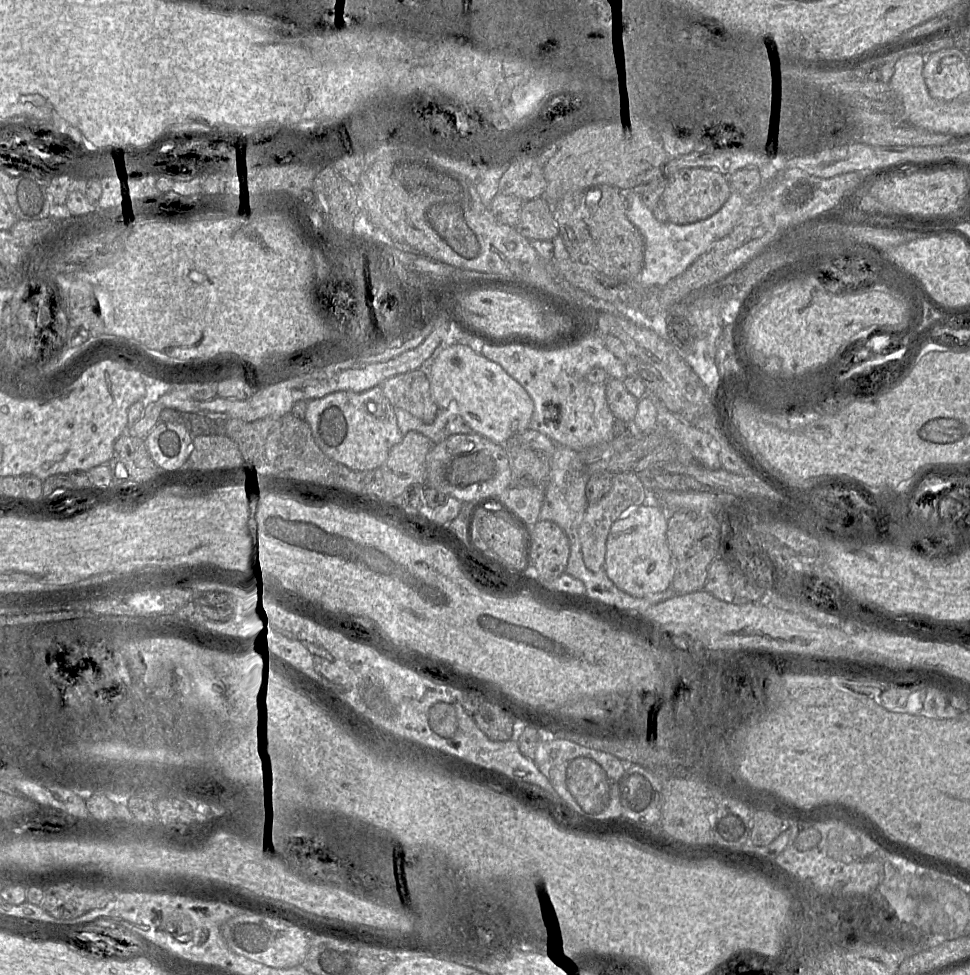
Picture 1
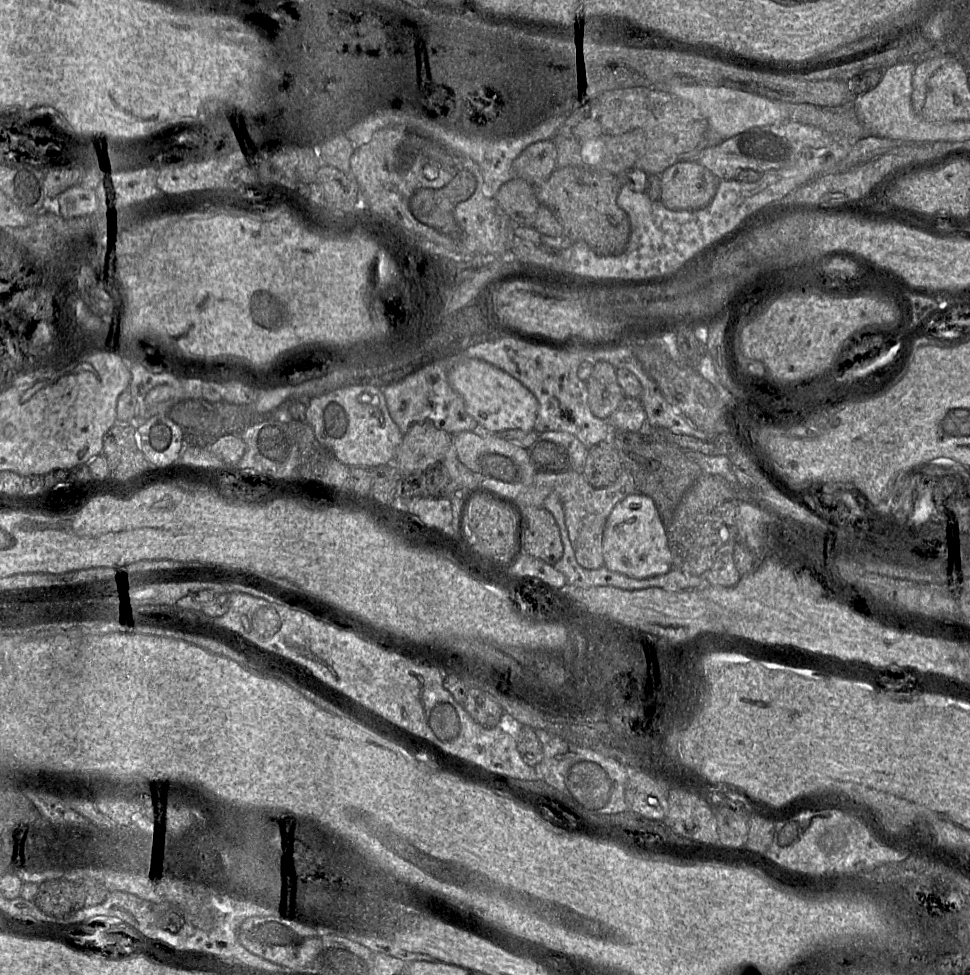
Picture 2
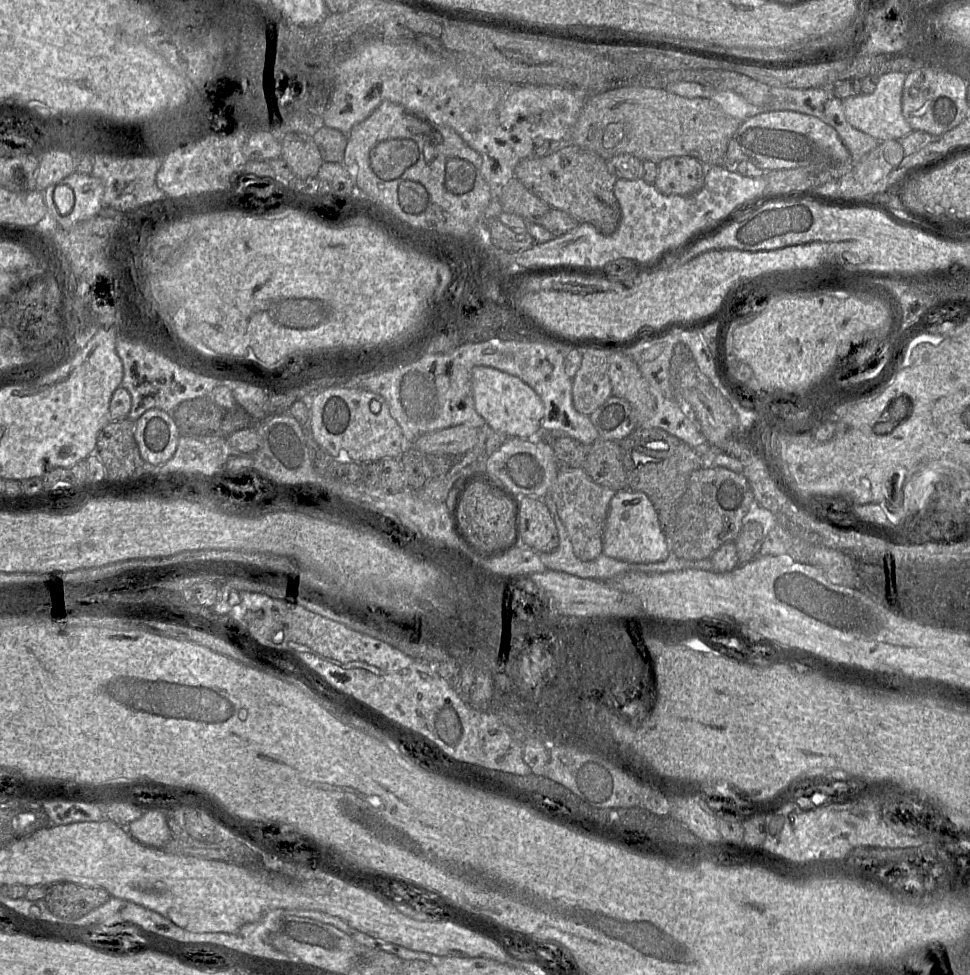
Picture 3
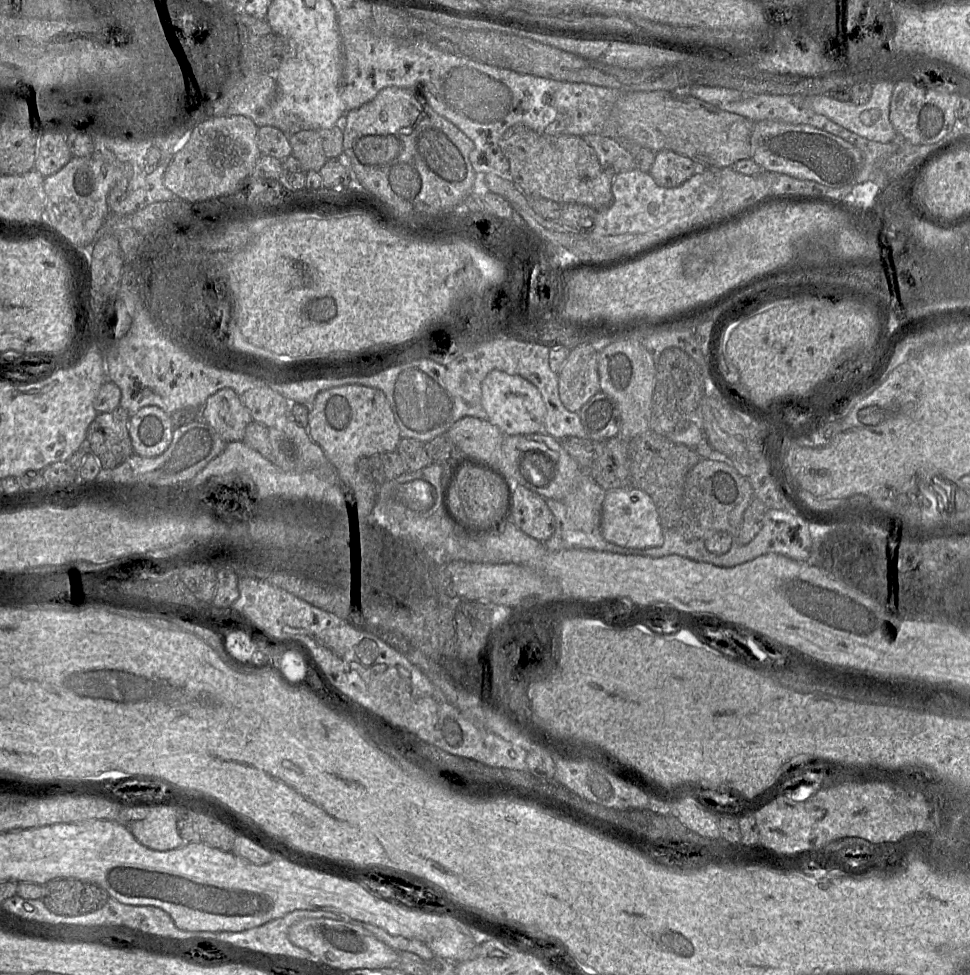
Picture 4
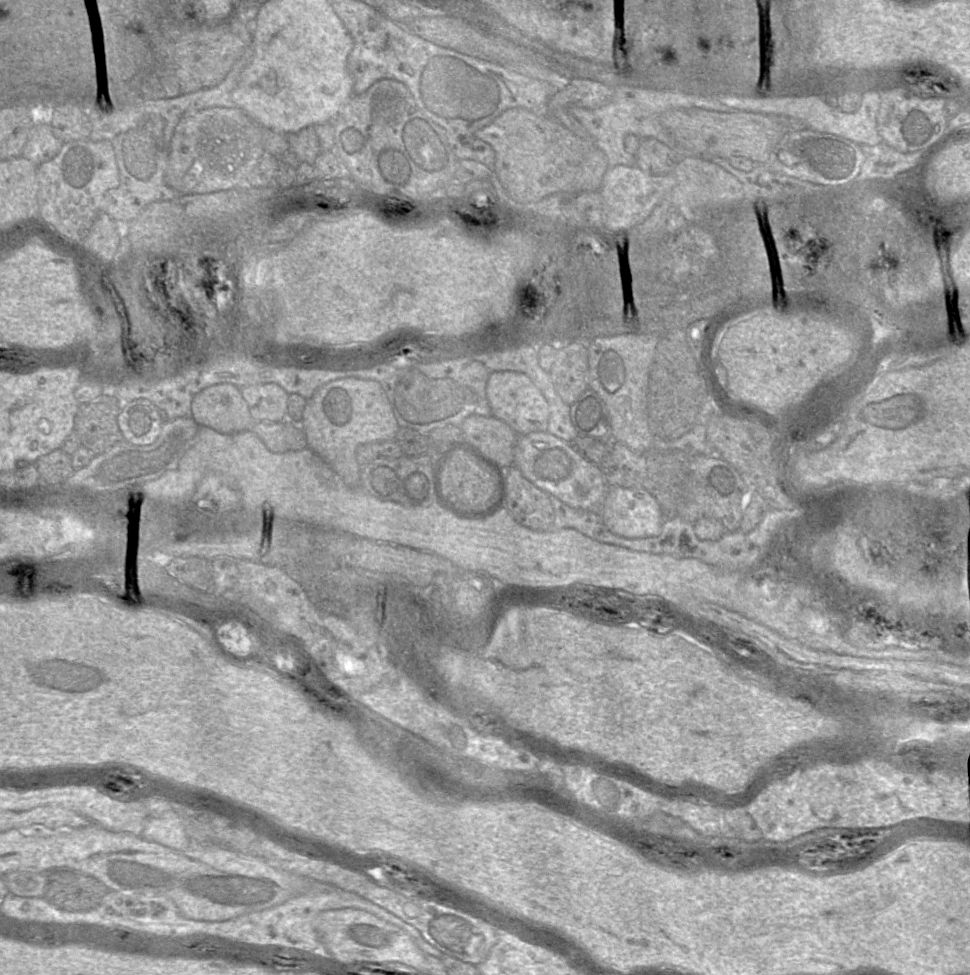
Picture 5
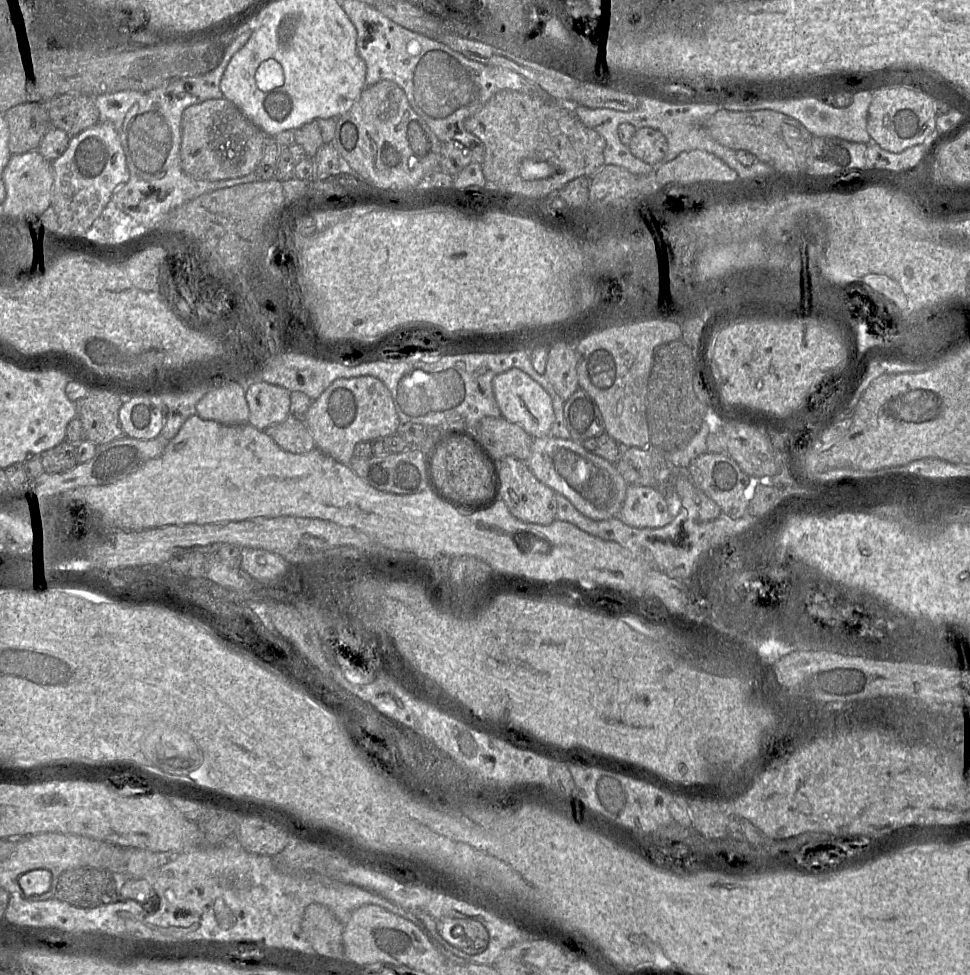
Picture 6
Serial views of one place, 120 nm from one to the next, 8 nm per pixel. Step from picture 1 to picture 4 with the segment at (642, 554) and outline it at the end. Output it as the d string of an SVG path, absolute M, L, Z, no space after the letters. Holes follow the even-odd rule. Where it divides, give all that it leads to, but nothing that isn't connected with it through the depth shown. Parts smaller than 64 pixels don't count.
M635 487L606 492L602 504L600 532L606 541L625 548L643 549L664 543L664 528L653 499Z

